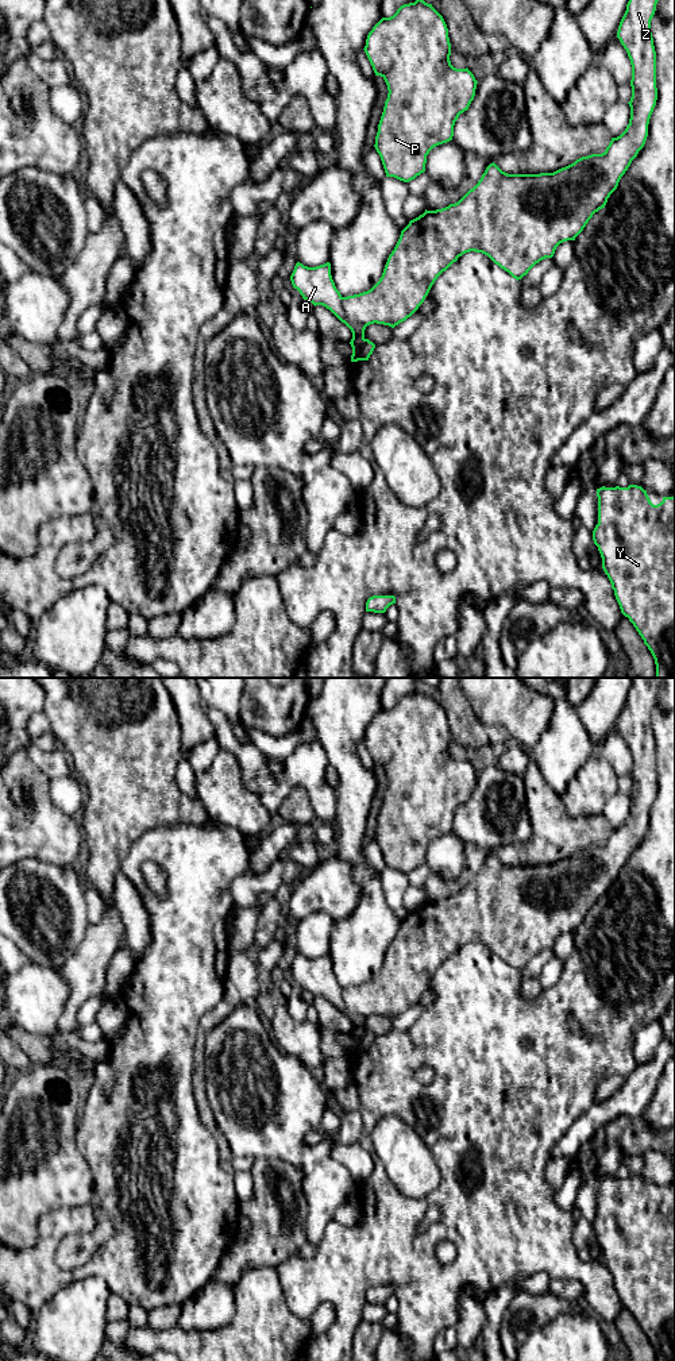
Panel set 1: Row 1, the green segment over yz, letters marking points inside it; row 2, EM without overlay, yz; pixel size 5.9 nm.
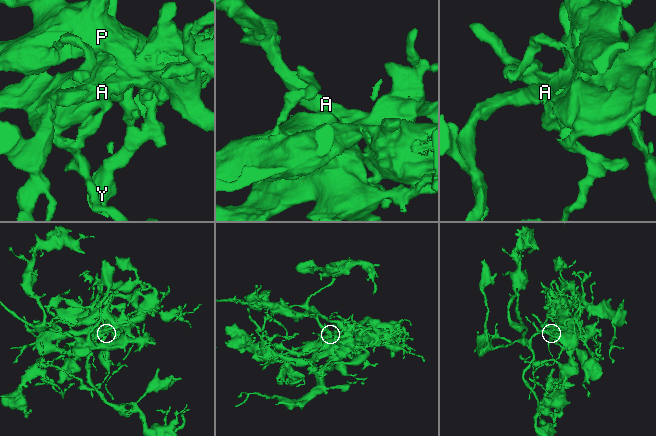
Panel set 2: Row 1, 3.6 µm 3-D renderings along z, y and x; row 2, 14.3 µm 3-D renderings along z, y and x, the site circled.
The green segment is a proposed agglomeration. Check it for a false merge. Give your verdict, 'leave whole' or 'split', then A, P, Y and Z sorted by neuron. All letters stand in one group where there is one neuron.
split; groups A / P Y Z

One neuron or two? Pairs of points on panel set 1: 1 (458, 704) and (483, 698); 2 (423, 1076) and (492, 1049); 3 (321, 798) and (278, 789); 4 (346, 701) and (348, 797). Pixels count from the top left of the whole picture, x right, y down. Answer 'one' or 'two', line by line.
1: two
2: two
3: one
4: one

